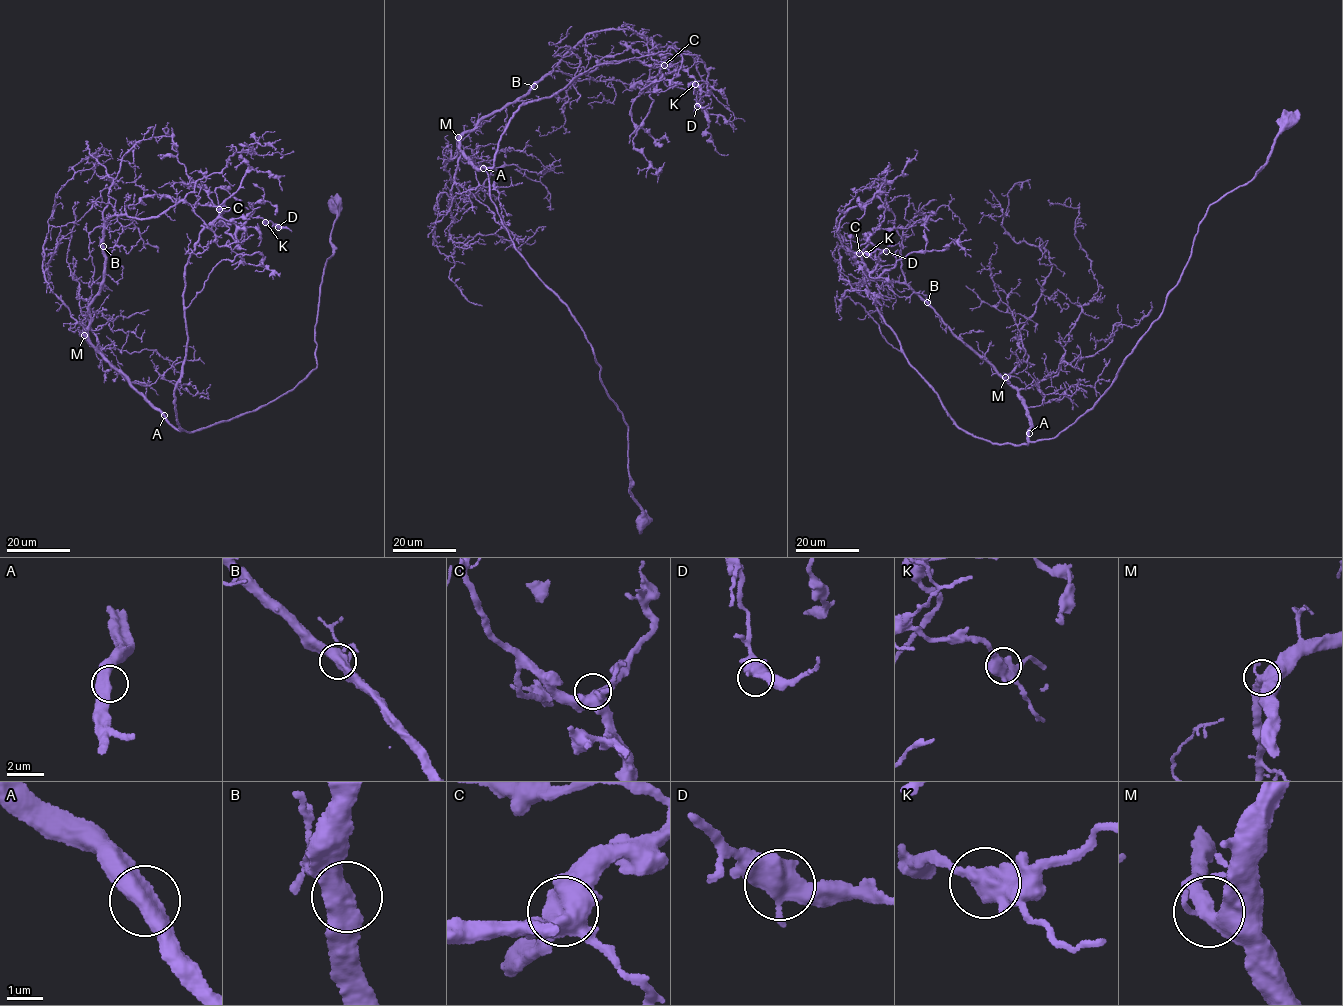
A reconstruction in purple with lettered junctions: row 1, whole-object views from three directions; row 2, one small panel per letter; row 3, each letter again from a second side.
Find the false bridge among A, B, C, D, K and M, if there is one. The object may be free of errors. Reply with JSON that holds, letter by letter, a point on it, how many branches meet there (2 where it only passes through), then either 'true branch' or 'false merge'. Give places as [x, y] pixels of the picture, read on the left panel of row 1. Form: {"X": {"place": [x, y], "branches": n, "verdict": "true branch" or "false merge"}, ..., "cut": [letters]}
{"A": {"place": [164, 415], "branches": 2, "verdict": "true branch"}, "B": {"place": [103, 246], "branches": 2, "verdict": "true branch"}, "C": {"place": [219, 209], "branches": 2, "verdict": "true branch"}, "D": {"place": [278, 227], "branches": 2, "verdict": "true branch"}, "K": {"place": [265, 222], "branches": 2, "verdict": "true branch"}, "M": {"place": [84, 335], "branches": 2, "verdict": "true branch"}, "cut": []}

